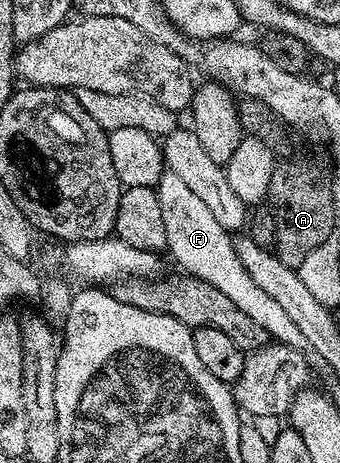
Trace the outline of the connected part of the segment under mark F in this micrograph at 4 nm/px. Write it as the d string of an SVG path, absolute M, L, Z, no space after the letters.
M168 169L162 170L155 190L163 209L163 225L167 229L167 251L173 254L174 261L181 266L178 268L213 285L230 301L235 301L235 305L239 305L239 309L243 309L251 321L263 325L270 340L286 343L288 347L304 348L306 342L298 326L287 317L286 310L251 279L236 255L234 236L225 231L219 221L215 221L215 216L207 209L205 202L199 201L198 195Z

